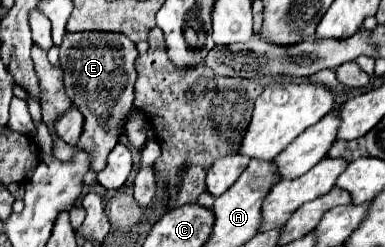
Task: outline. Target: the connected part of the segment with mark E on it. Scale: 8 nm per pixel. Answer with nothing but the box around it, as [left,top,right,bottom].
[53,31,137,173]

